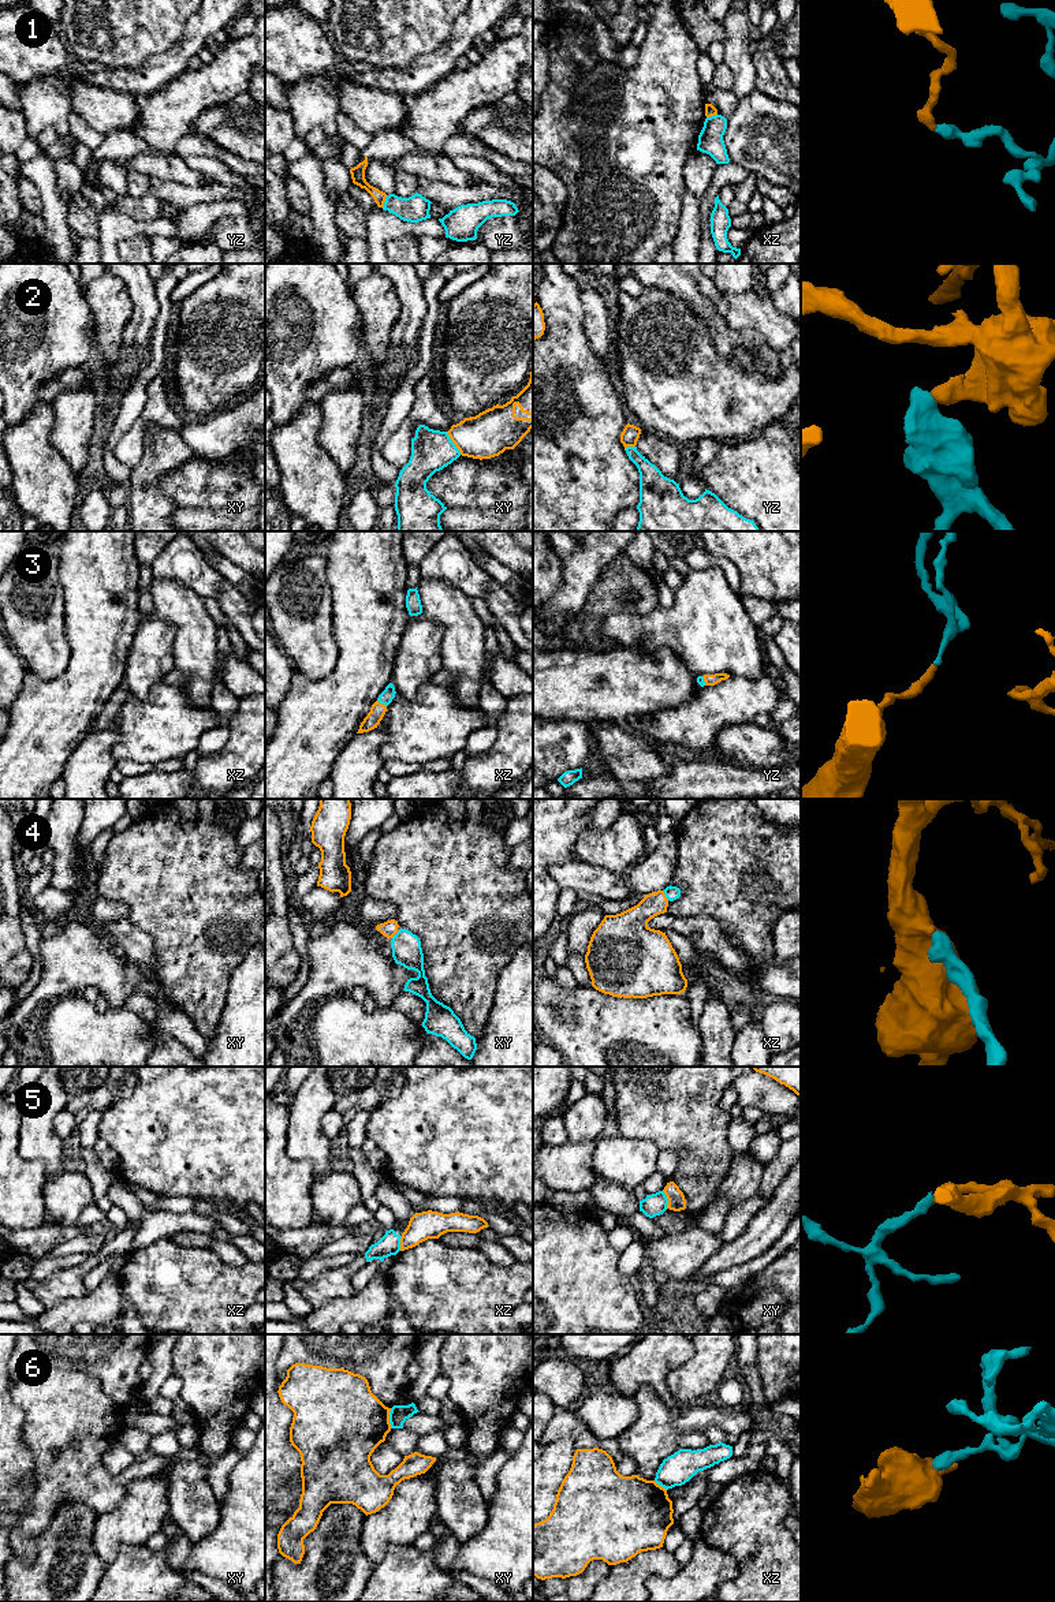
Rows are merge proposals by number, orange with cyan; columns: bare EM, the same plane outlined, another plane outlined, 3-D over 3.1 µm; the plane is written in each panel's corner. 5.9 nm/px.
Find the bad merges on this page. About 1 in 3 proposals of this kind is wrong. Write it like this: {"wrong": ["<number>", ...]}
{"wrong": ["1", "2", "5", "6"]}

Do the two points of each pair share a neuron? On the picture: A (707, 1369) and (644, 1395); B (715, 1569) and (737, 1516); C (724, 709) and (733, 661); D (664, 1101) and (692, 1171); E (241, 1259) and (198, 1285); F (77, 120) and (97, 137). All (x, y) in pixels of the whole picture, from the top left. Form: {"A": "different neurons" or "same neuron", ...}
{"A": "different neurons", "B": "different neurons", "C": "different neurons", "D": "same neuron", "E": "different neurons", "F": "same neuron"}

